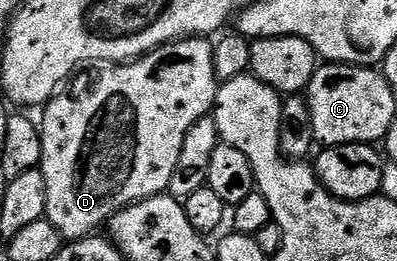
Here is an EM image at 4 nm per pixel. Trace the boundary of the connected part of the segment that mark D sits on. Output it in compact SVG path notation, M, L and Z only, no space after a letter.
M184 38L182 42L171 42L167 46L158 46L156 50L149 54L144 54L142 58L135 59L134 62L125 62L122 64L111 64L106 68L91 68L86 72L79 72L70 79L71 94L60 92L46 103L42 111L43 122L41 118L41 148L43 149L43 179L45 180L45 196L47 197L46 221L57 228L57 232L65 240L74 240L77 238L90 238L96 232L108 225L115 215L120 214L134 202L143 202L147 198L154 198L156 194L164 193L173 180L173 168L177 168L177 156L181 156L181 144L185 144L185 132L193 128L197 120L208 117L212 113L215 105L215 93L219 91L221 85L215 76L213 68L214 45L207 38Z

